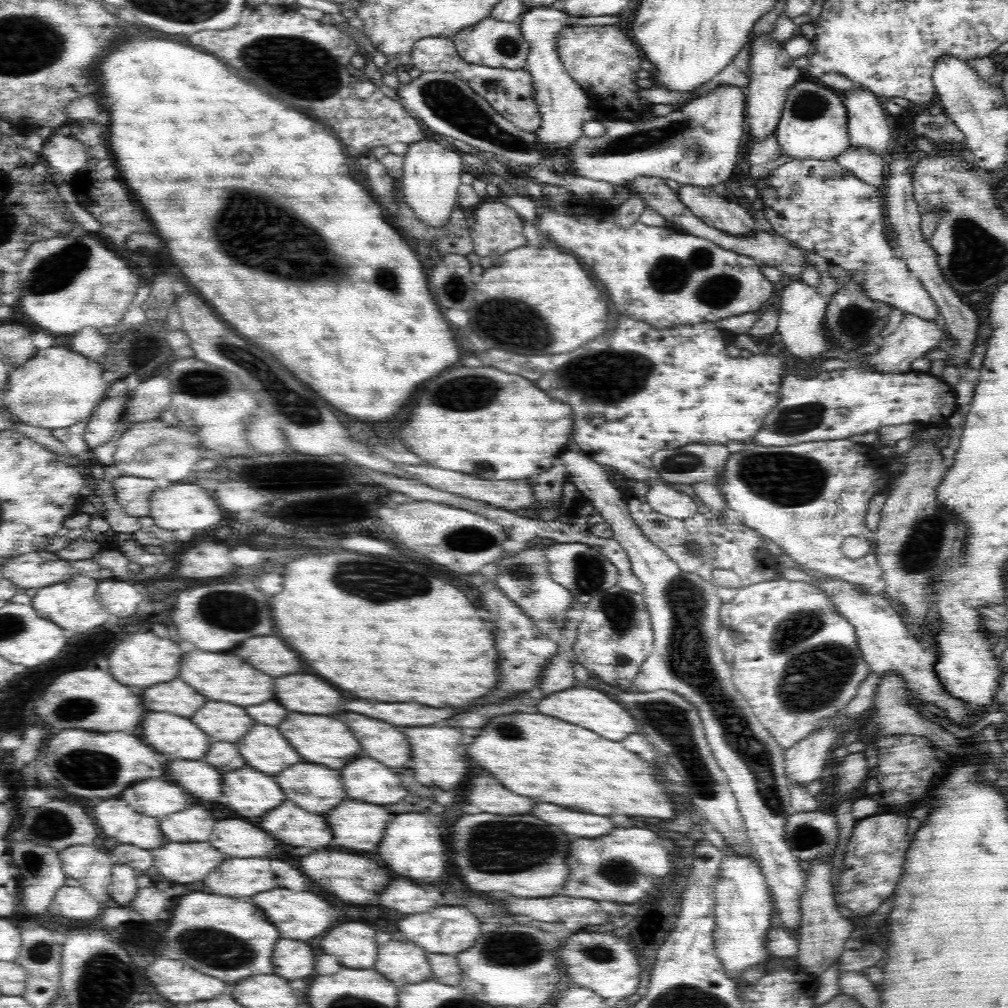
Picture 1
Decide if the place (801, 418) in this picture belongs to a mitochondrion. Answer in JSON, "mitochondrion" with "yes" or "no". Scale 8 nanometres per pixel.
{"mitochondrion":"yes"}

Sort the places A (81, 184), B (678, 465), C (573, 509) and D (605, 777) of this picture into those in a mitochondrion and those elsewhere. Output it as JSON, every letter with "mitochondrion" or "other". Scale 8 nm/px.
{"A":"other","B":"mitochondrion","C":"other","D":"other"}

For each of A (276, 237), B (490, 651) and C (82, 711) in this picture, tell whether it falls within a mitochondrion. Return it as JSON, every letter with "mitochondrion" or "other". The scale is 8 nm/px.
{"A":"mitochondrion","B":"other","C":"mitochondrion"}

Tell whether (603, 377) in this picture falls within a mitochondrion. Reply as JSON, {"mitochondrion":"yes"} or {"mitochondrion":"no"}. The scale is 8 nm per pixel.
{"mitochondrion":"yes"}

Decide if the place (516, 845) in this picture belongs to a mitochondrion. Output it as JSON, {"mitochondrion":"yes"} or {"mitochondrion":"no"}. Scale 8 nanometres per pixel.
{"mitochondrion":"yes"}

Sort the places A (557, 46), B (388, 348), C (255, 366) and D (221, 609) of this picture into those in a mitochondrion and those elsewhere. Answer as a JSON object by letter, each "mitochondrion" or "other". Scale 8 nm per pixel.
{"A":"other","B":"other","C":"mitochondrion","D":"mitochondrion"}

